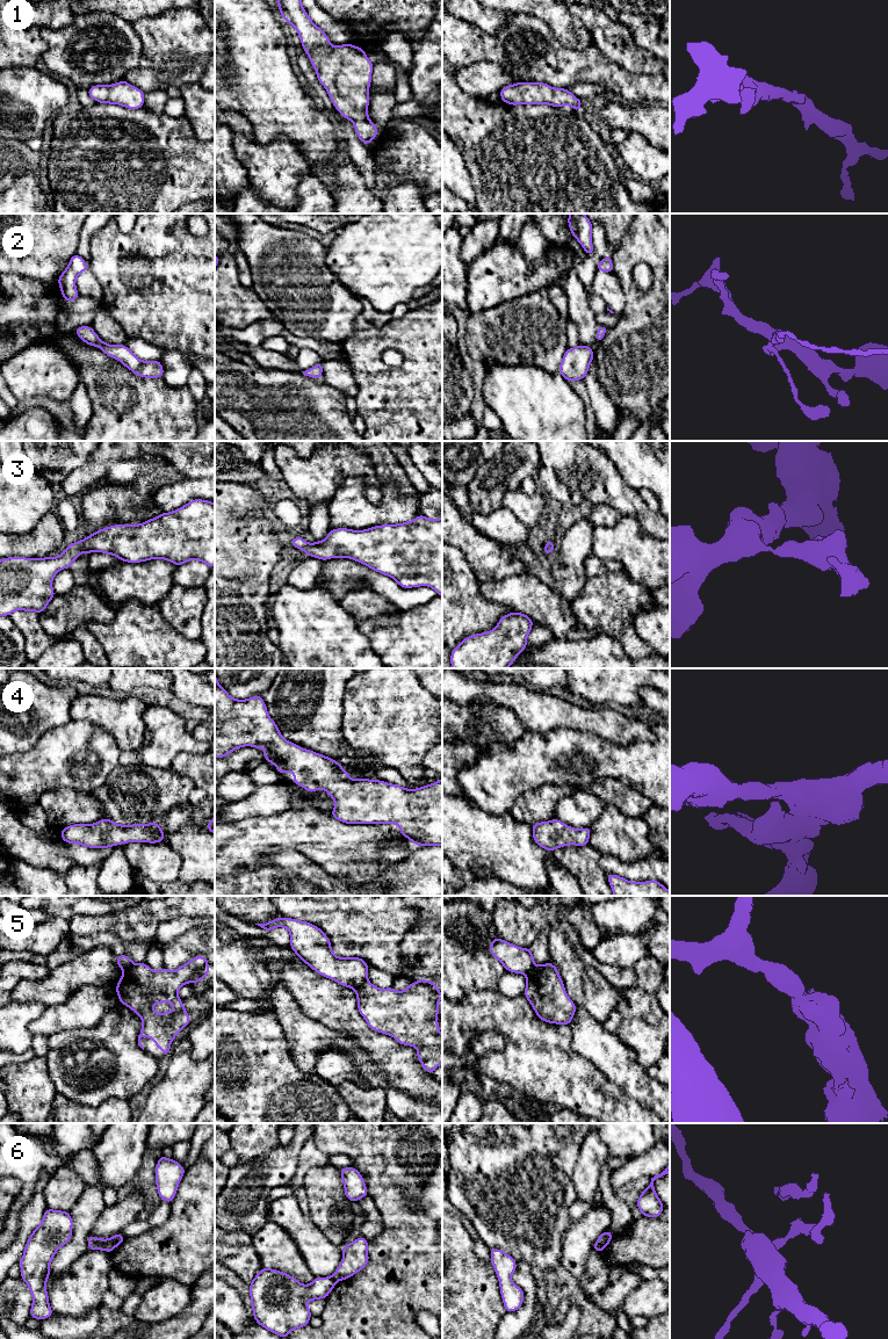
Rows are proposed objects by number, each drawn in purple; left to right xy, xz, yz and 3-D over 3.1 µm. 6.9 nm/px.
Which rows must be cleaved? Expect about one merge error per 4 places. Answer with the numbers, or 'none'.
5, 6

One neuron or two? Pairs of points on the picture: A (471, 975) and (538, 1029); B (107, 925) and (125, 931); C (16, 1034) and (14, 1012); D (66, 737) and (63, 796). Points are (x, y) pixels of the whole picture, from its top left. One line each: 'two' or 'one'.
A: two
B: one
C: one
D: two

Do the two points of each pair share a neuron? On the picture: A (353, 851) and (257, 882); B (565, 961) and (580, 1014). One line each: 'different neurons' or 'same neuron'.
A: different neurons
B: different neurons

